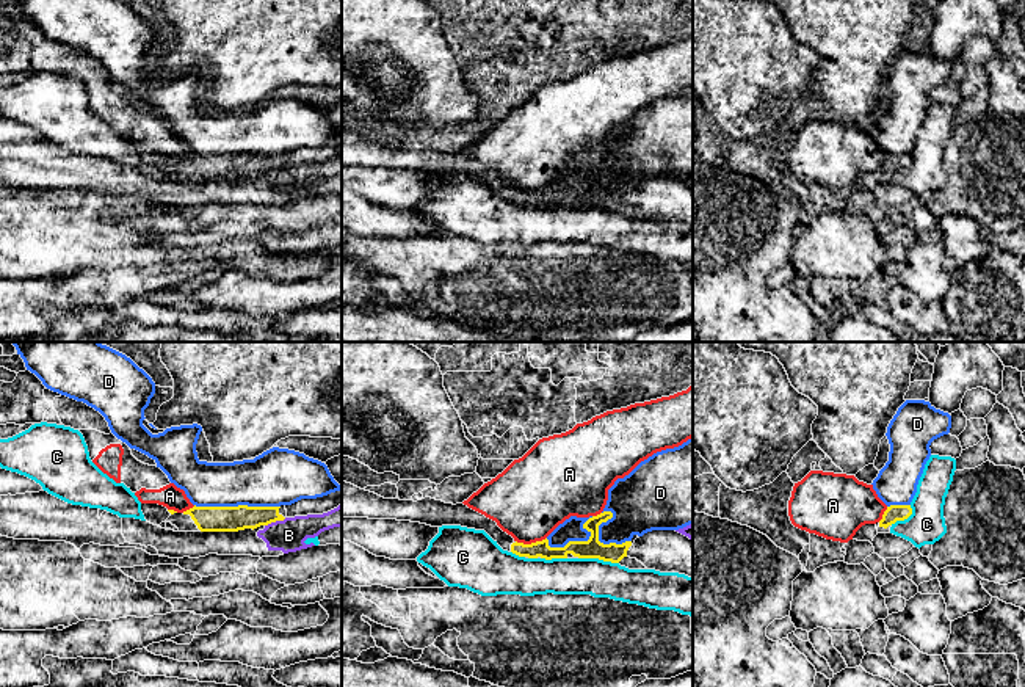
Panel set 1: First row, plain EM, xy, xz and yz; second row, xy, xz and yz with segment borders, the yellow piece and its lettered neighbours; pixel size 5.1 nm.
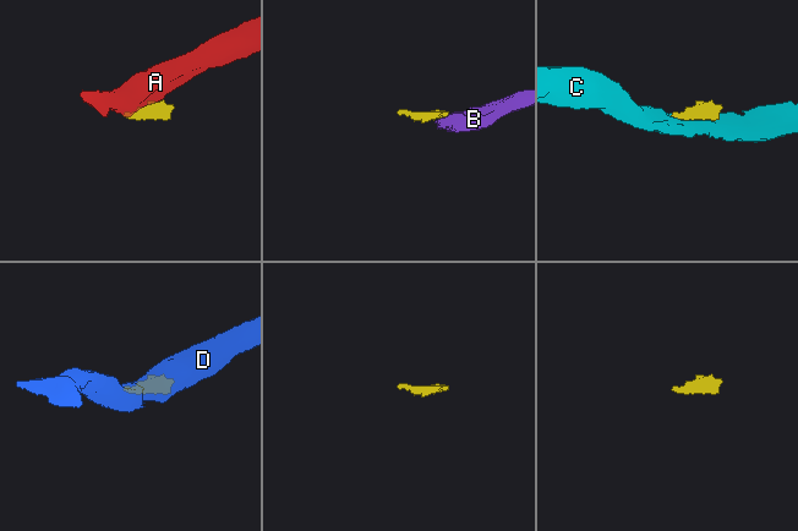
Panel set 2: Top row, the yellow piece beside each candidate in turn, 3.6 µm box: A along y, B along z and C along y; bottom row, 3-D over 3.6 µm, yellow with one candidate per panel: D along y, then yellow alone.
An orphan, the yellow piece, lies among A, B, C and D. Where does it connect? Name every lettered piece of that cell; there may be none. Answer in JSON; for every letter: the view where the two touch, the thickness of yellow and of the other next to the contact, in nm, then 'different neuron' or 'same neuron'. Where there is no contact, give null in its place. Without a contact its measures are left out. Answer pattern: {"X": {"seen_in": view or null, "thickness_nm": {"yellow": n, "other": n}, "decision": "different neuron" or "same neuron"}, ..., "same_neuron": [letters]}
{"A": {"seen_in": "xz", "thickness_nm": {"yellow": 80, "other": 400}, "decision": "different neuron"}, "B": {"seen_in": "xy", "thickness_nm": {"yellow": 130, "other": 170}, "decision": "different neuron"}, "C": {"seen_in": "xz", "thickness_nm": {"yellow": 100, "other": 190}, "decision": "different neuron"}, "D": {"seen_in": "xy", "thickness_nm": {"yellow": 130, "other": 280}, "decision": "different neuron"}, "same_neuron": []}

